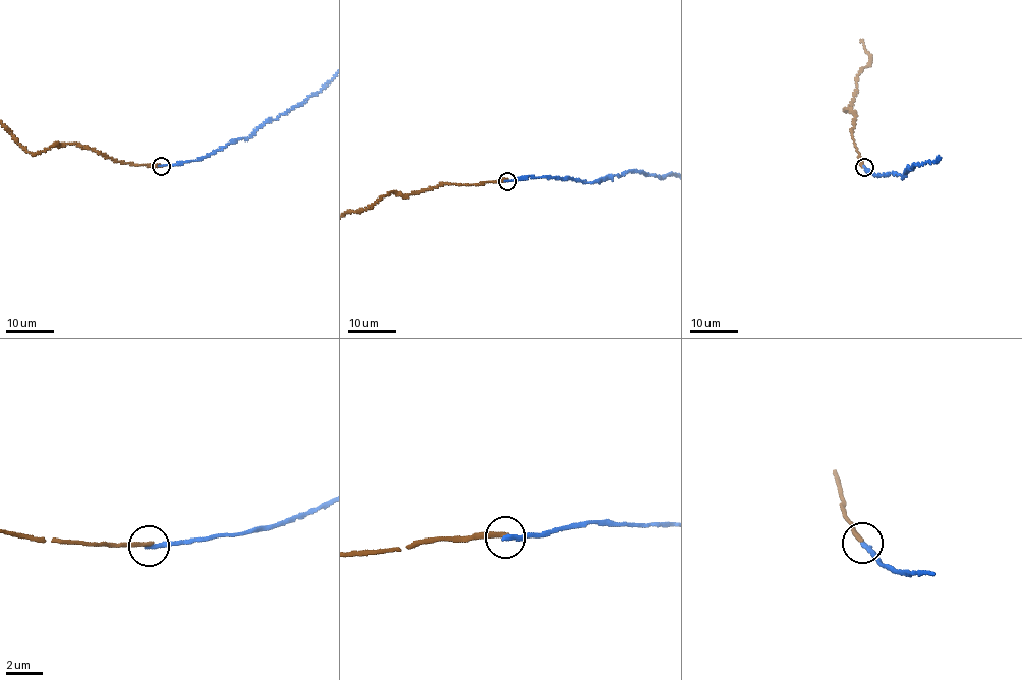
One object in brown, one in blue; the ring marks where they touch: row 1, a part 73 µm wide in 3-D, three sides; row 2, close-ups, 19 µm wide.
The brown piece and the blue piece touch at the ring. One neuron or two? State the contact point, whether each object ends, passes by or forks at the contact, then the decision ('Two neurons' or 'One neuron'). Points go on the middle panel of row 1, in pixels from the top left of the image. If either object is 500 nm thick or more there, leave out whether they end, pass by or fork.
Place: (507, 181). At the ring brown ends. At the ring blue ends. Two neurons

